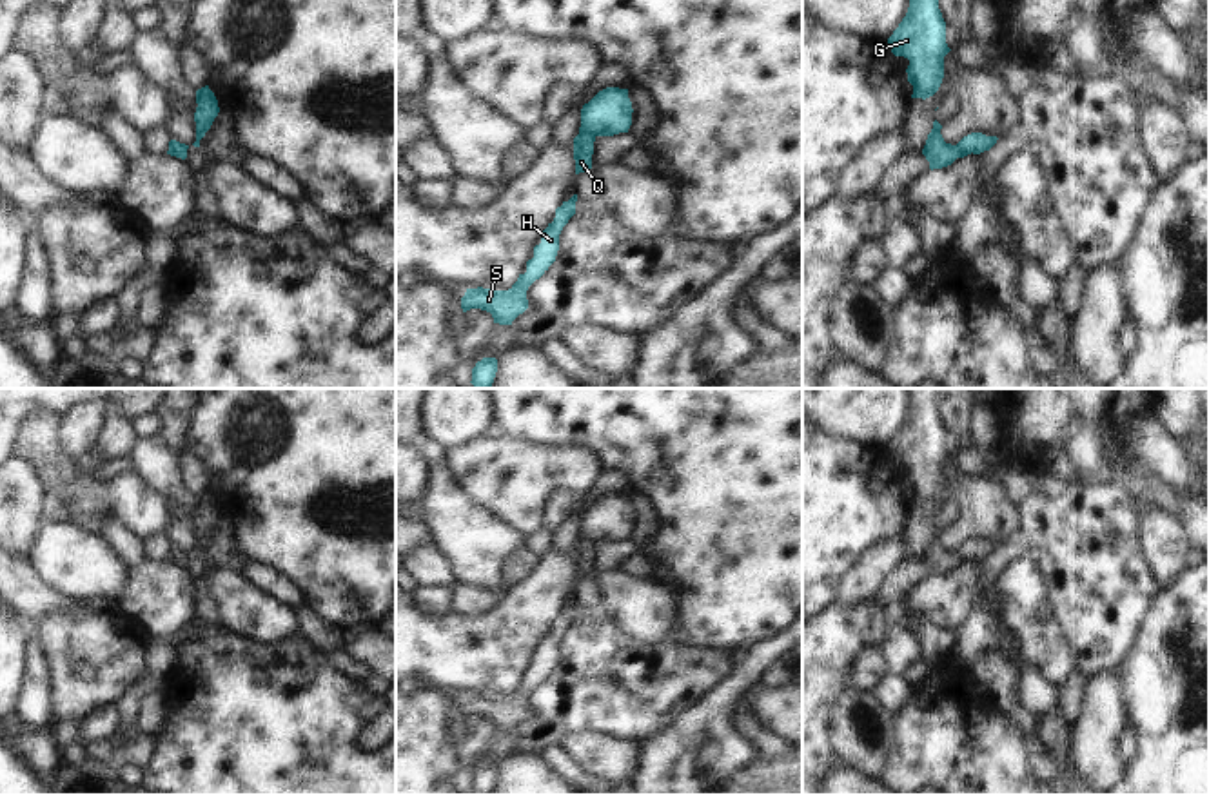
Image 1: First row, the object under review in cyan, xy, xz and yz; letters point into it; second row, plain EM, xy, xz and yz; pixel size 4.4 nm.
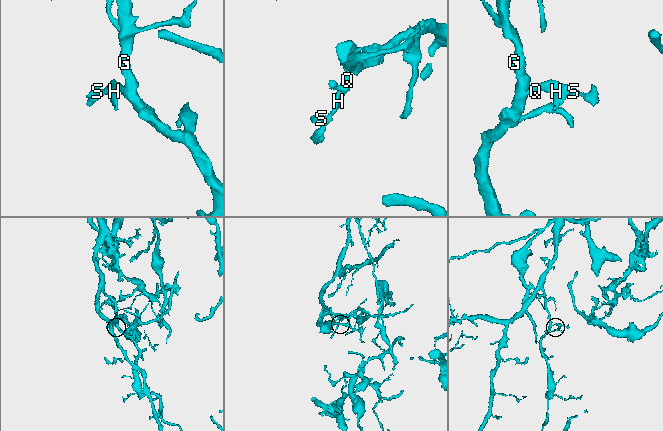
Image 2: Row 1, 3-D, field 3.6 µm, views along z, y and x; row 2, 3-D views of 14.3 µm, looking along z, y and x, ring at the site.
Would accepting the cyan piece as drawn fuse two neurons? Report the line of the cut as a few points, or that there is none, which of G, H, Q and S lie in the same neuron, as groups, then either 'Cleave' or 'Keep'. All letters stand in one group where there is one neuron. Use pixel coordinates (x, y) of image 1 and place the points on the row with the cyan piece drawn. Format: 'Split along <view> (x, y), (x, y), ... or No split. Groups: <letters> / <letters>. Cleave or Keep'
No split. Groups: G H Q S. Keep.

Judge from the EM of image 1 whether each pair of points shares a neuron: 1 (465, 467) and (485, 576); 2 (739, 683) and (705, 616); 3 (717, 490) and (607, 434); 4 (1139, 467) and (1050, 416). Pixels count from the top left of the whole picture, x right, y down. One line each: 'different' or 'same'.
1: different
2: different
3: same
4: same

